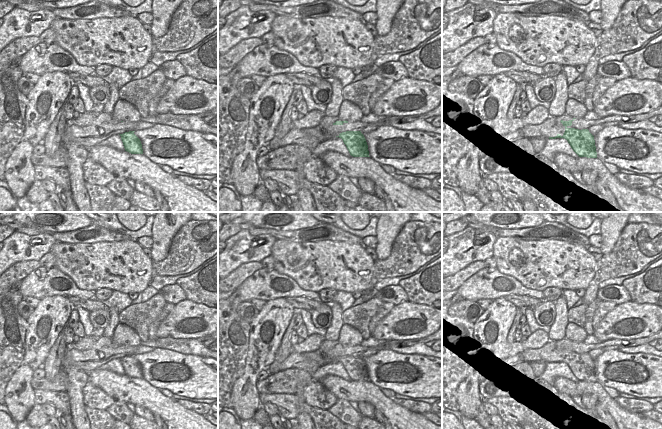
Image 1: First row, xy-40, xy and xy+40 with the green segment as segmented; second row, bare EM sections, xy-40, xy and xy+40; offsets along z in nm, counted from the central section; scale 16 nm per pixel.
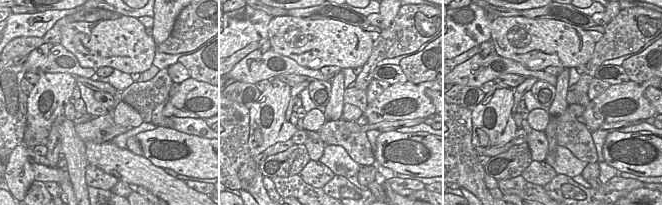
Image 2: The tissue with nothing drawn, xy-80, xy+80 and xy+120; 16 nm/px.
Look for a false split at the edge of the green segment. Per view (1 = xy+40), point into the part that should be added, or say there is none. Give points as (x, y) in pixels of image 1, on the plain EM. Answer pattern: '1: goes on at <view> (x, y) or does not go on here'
1: does not go on here

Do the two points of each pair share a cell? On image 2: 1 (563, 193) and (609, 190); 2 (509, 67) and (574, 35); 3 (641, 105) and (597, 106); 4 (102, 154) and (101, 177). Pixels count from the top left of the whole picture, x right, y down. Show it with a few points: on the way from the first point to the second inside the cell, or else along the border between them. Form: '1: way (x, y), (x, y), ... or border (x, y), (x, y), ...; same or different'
1: way (574, 194), (598, 194); same
2: border (496, 52), (519, 62), (527, 69), (539, 71); different
3: way (630, 97), (625, 96), (608, 101); same
4: border (88, 163), (100, 168), (118, 180); different

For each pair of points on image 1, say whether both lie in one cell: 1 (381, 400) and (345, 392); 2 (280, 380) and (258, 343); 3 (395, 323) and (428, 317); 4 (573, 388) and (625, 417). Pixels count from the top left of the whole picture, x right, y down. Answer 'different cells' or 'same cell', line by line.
1: same cell
2: different cells
3: same cell
4: same cell

